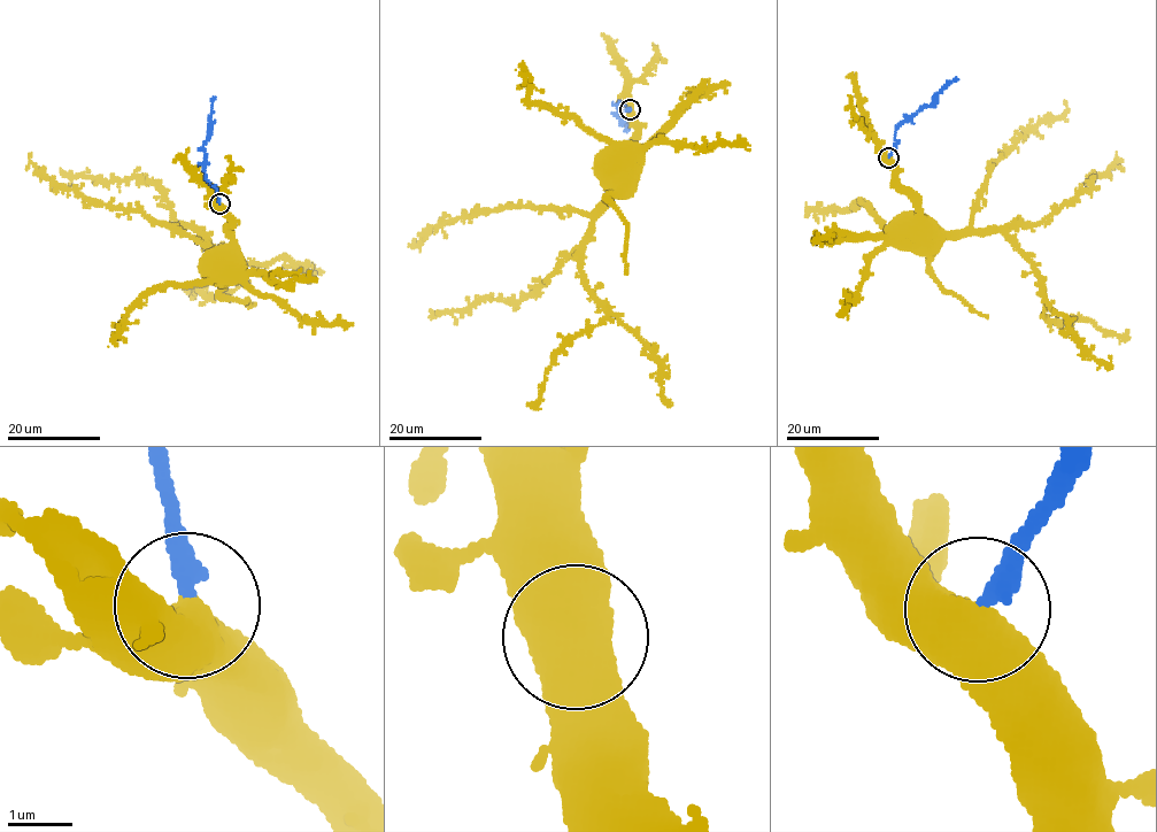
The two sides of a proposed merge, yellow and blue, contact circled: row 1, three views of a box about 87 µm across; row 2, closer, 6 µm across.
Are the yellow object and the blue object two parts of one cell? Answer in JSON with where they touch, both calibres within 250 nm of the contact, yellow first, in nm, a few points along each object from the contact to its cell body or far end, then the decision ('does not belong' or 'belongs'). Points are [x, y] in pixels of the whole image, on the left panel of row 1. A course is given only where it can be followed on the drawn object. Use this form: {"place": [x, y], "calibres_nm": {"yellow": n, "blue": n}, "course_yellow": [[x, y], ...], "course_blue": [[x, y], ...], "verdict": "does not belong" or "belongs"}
{"place": [220, 203], "calibres_nm": {"yellow": 700, "blue": 320}, "course_yellow": [[218, 203], [233, 246], [221, 253], [203, 236], [240, 264], [239, 285], [214, 299], [195, 289]], "course_blue": [[218, 203], [215, 186], [205, 171], [203, 148], [210, 133], [214, 98]], "verdict": "does not belong"}

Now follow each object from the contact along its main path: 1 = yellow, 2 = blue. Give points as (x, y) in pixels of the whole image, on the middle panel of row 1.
1: (630, 109), (637, 130), (627, 175), (601, 207), (584, 248), (581, 272), (606, 314), (556, 354), (540, 408)
2: (630, 109), (621, 102), (618, 105), (617, 117), (624, 120), (627, 131)

